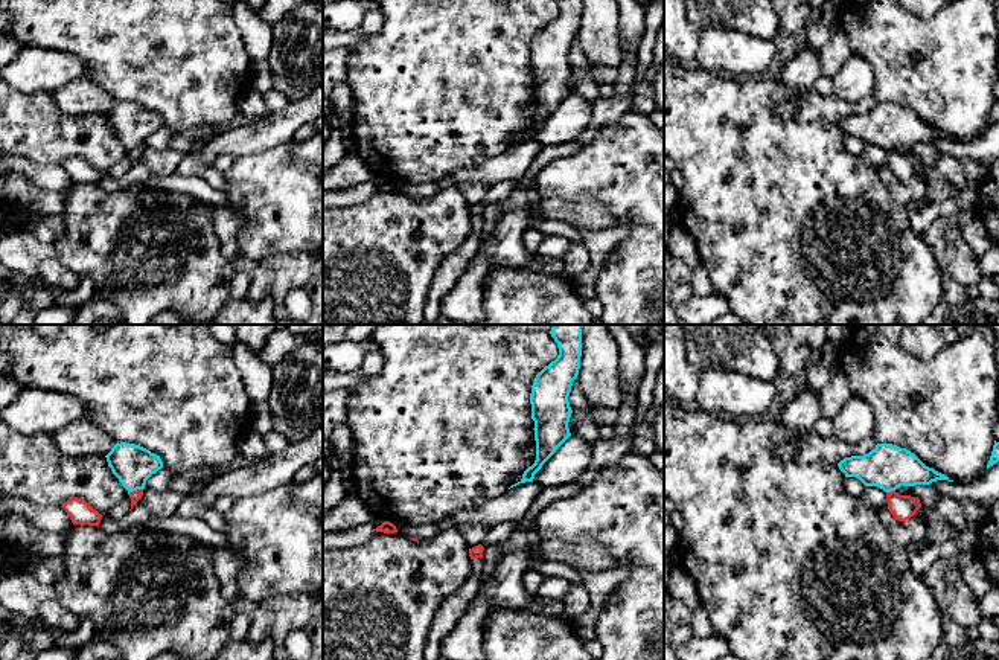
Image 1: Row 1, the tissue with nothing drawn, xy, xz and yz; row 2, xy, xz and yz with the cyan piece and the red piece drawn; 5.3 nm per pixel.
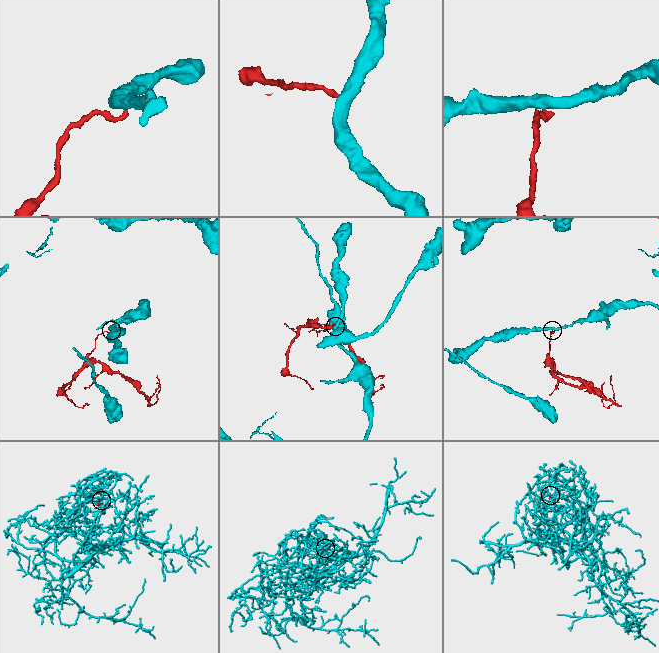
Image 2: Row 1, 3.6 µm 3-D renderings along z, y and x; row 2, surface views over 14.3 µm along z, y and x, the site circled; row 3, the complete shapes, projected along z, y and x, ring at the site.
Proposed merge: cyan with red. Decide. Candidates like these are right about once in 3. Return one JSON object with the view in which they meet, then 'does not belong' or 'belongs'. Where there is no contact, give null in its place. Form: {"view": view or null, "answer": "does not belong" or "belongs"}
{"view": "xy", "answer": "does not belong"}

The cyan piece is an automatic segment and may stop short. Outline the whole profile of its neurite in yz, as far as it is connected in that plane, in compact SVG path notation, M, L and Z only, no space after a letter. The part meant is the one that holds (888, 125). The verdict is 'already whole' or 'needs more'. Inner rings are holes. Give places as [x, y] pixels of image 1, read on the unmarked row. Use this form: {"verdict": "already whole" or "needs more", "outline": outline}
{"verdict": "already whole", "outline": "M877 102L868 113L845 116L838 125L845 136L856 136L865 145L877 145L885 151L900 145L949 139L947 134L926 125L909 108L892 102Z"}

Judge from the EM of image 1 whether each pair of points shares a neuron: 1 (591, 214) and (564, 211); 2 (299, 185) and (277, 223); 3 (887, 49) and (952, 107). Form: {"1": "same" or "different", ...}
{"1": "same", "2": "same", "3": "same"}

